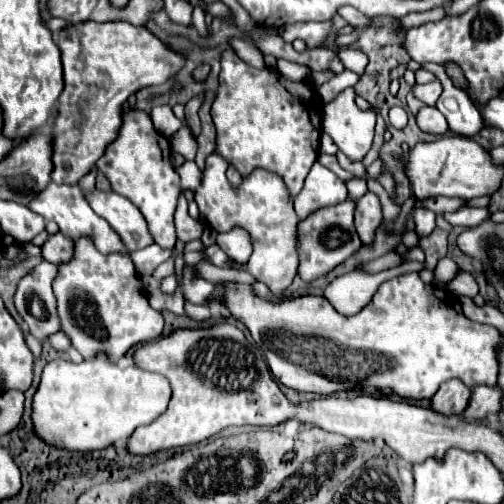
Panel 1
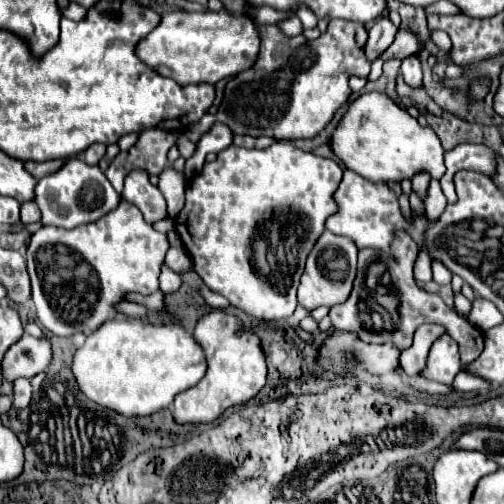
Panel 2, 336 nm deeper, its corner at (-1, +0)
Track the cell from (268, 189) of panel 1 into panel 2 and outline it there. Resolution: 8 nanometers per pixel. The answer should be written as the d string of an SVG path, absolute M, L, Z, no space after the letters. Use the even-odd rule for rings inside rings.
M277 141L261 151L229 145L191 179L185 191L185 207L175 221L175 231L181 235L191 259L195 257L193 269L211 291L227 297L231 305L249 317L259 321L289 319L297 307L297 285L305 269L305 259L323 233L327 217L337 211L333 191L341 175L343 171L333 159L303 151L287 141ZM271 223L275 223L275 229L269 227ZM291 231L295 231L295 241L291 241Z

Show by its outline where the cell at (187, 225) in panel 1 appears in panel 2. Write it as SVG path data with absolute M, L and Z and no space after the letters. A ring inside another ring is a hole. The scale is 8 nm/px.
M147 129L139 141L127 153L119 153L107 167L105 175L113 189L121 193L123 179L131 169L147 169L149 173L161 173L167 167L167 151L177 143L179 131L169 129Z

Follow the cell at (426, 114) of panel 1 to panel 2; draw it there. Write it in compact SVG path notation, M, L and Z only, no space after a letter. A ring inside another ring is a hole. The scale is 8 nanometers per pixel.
M407 57L403 59L401 63L401 75L403 75L403 81L411 87L411 89L419 89L421 87L421 63L417 57Z

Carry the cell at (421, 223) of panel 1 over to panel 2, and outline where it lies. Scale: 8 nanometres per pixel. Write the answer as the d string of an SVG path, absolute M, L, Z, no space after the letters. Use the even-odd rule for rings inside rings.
M365 93L349 105L349 111L333 133L331 149L347 169L369 181L401 183L423 171L433 179L441 179L445 173L443 149L435 131L431 127L419 127L417 121L385 93Z

